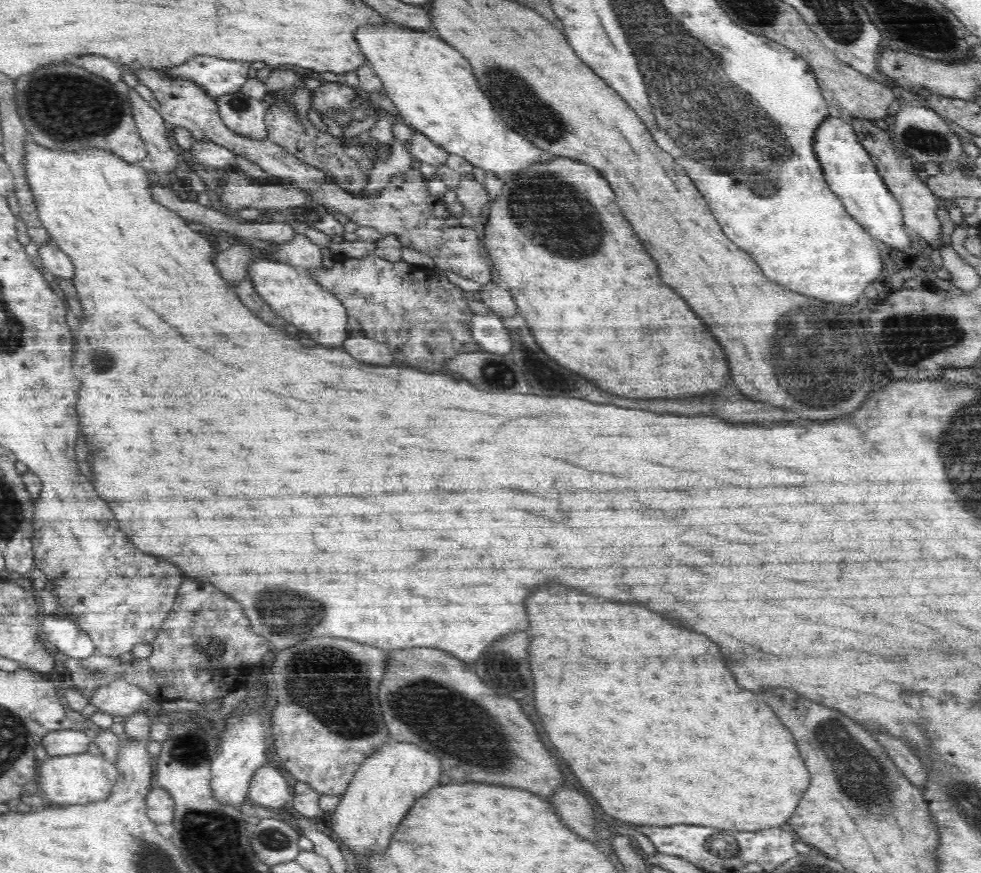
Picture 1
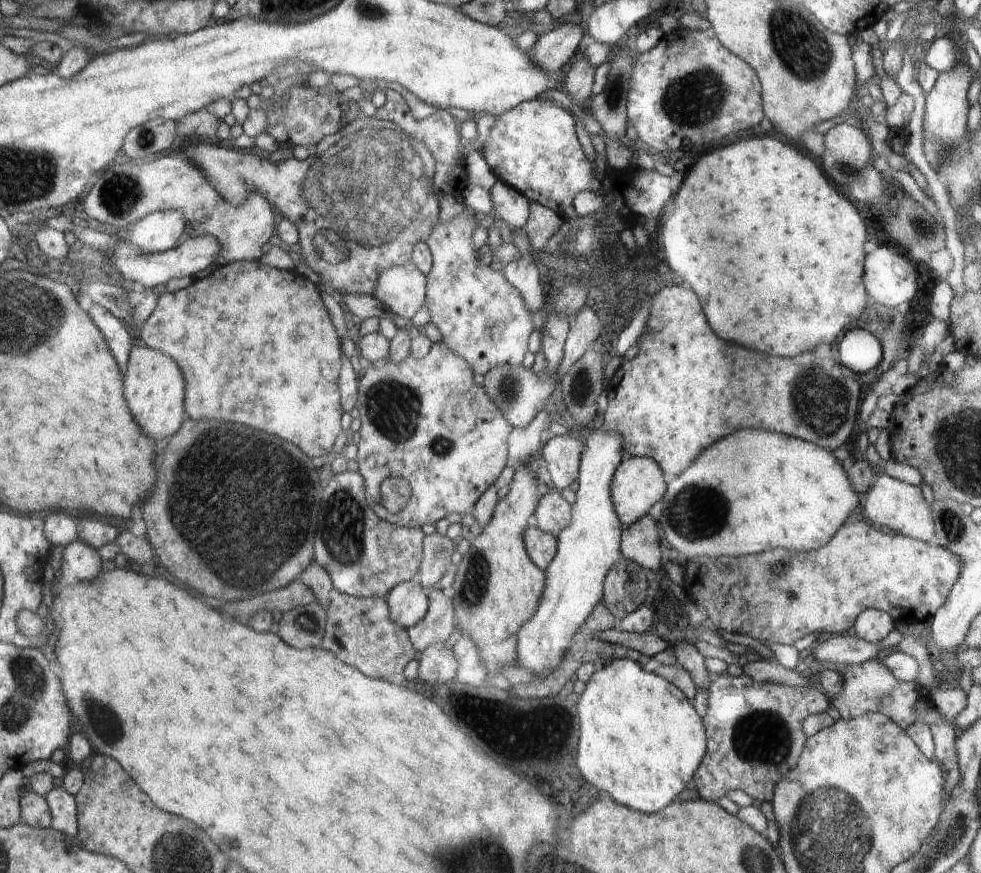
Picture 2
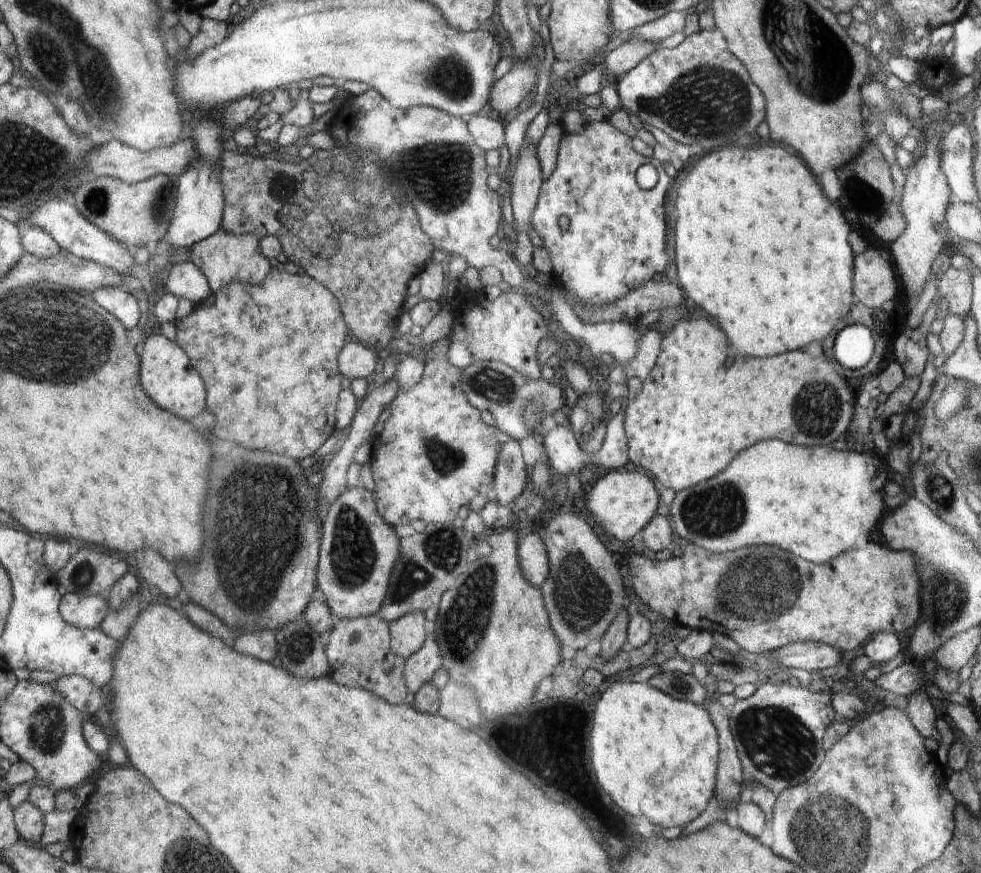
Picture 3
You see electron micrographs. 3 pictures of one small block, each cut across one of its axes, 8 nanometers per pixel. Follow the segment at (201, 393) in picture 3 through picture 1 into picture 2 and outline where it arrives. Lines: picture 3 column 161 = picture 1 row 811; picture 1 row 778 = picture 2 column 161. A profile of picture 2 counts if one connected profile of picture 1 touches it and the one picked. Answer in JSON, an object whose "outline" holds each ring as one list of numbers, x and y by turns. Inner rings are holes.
{"outline":[[146,344,135,346,125,374,126,396,142,428,158,440,174,436,184,426,187,412,187,378,178,361]]}

